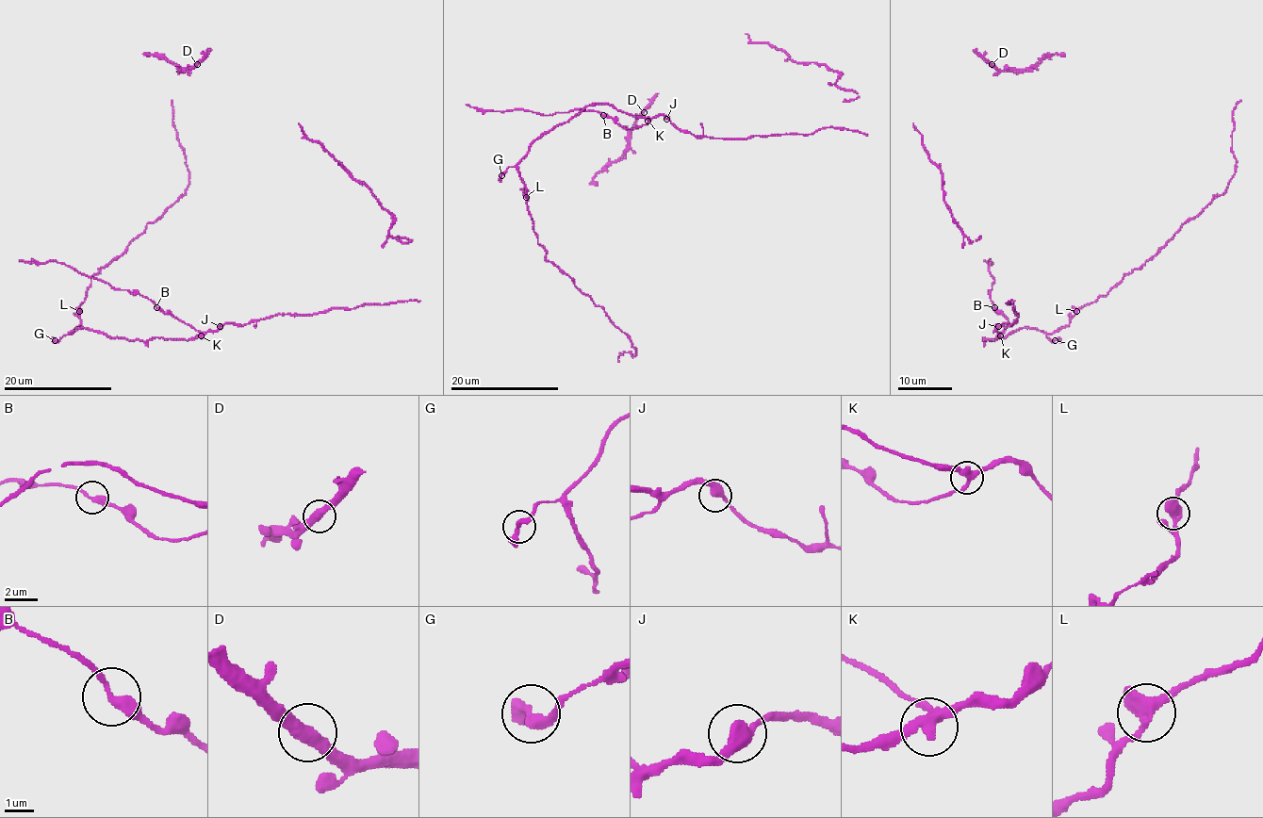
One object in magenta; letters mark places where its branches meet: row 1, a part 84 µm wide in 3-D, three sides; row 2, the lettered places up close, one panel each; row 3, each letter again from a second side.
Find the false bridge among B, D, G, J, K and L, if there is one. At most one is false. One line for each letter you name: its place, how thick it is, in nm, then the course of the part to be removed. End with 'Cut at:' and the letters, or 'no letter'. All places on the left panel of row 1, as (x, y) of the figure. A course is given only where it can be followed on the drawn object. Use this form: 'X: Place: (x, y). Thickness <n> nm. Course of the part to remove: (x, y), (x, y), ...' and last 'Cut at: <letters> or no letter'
Cut at: no letter

